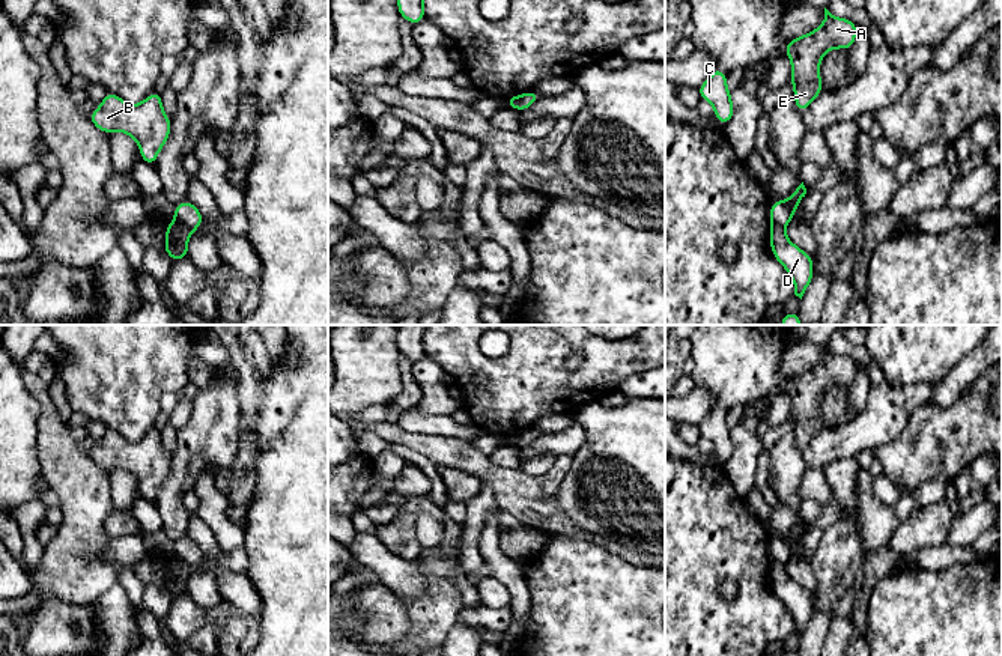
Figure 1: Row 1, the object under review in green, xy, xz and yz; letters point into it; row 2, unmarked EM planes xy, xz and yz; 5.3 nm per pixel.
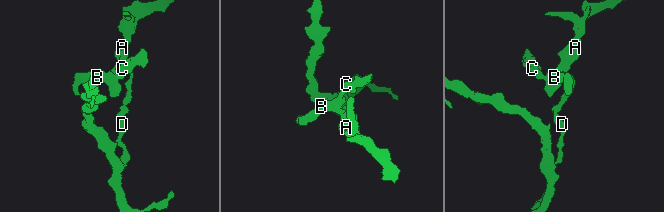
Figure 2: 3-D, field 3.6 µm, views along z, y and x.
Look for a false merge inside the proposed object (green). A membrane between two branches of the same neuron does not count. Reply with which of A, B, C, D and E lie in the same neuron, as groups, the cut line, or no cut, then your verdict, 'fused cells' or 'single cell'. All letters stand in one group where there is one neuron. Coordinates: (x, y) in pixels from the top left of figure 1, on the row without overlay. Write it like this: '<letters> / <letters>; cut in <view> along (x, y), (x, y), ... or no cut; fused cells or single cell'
A B C E / D; cut in xy along (175, 555), (191, 567); fused cells

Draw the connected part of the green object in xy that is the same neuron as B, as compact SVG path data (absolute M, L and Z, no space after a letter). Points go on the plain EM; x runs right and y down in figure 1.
M156 427L137 442L108 429L99 445L89 450L89 456L102 469L122 468L132 474L140 483L140 495L150 503L156 501L156 492L169 477L172 465Z

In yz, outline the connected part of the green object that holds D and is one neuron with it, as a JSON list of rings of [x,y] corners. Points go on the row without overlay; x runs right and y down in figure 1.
[[[772,561],[769,578],[775,596],[785,605],[794,620],[794,632],[802,636],[814,614],[814,593],[800,587],[787,575],[785,563]]]

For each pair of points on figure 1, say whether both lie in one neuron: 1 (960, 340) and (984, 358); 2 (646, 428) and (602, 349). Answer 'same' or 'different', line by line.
1: different
2: different

